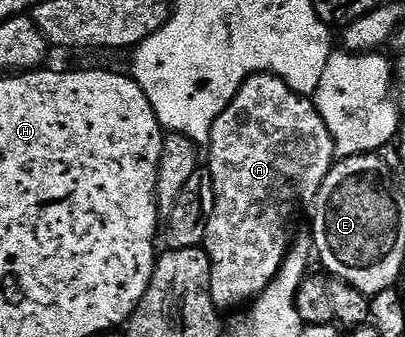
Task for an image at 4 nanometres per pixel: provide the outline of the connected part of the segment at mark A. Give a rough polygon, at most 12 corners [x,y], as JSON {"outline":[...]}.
{"outline":[[279,76],[207,133],[218,309],[276,278],[305,184],[334,167]]}

